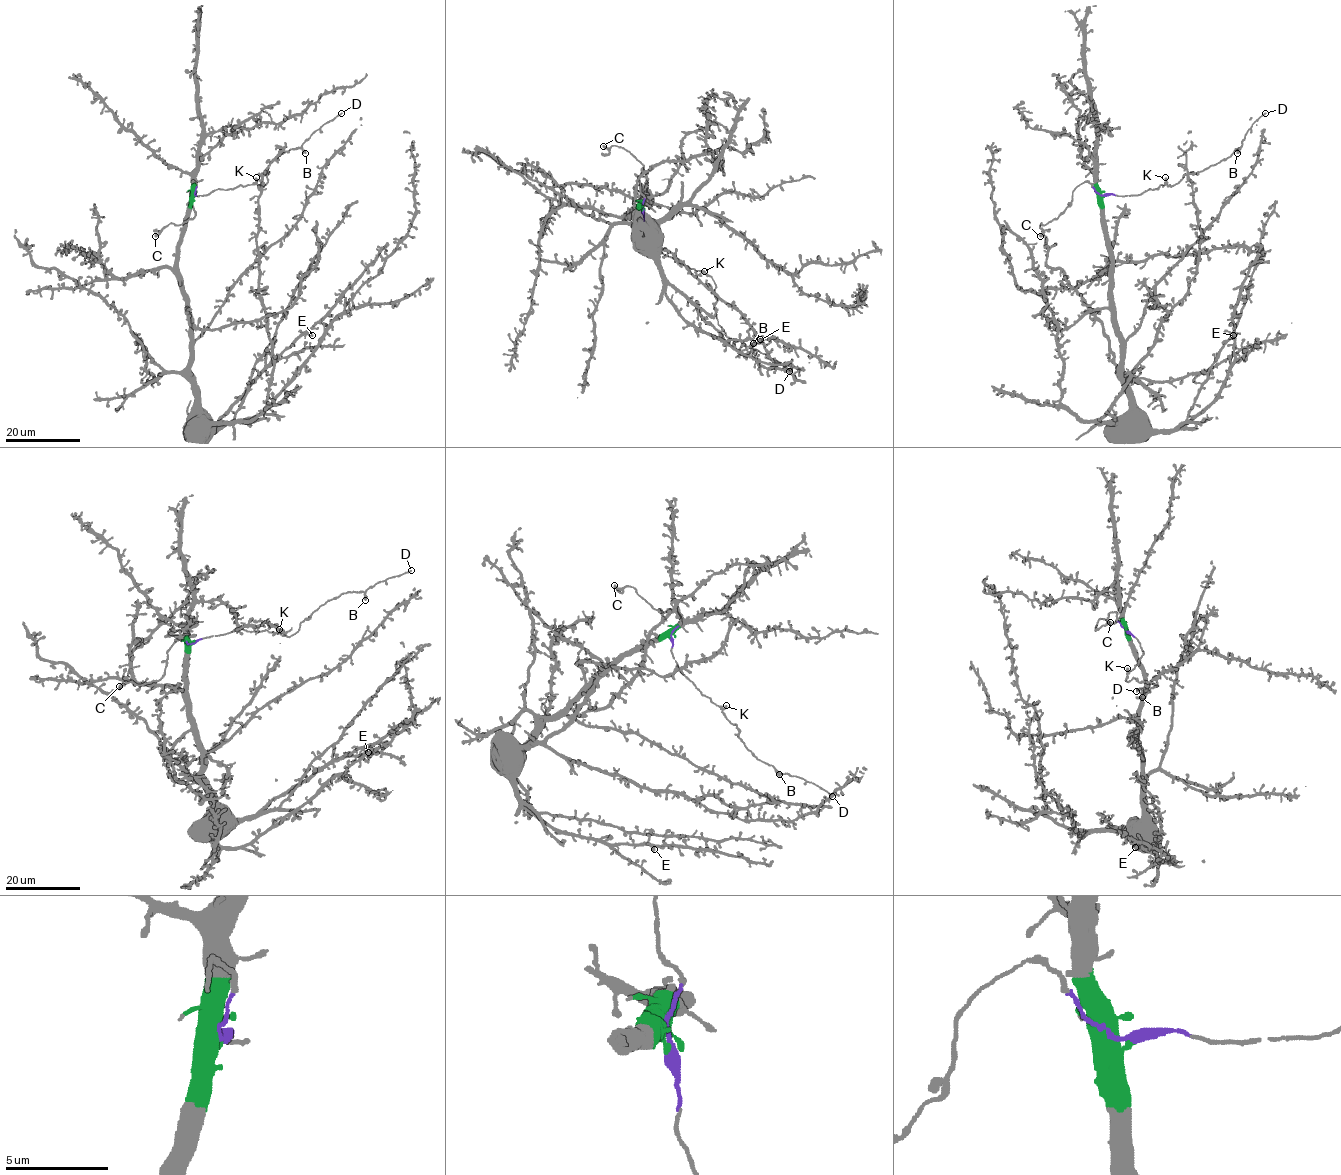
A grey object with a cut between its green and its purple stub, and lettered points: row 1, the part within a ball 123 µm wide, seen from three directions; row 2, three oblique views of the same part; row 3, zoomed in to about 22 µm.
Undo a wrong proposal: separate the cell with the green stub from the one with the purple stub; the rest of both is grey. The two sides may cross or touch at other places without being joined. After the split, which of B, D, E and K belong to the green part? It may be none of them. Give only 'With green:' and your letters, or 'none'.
With green: E

